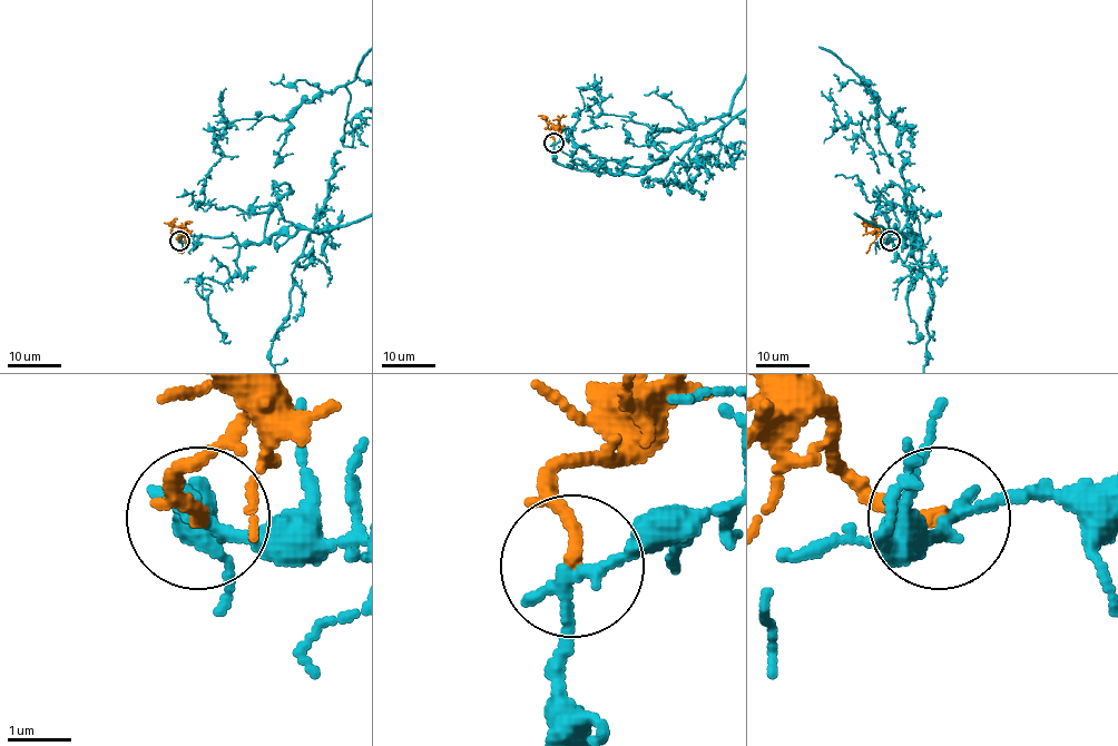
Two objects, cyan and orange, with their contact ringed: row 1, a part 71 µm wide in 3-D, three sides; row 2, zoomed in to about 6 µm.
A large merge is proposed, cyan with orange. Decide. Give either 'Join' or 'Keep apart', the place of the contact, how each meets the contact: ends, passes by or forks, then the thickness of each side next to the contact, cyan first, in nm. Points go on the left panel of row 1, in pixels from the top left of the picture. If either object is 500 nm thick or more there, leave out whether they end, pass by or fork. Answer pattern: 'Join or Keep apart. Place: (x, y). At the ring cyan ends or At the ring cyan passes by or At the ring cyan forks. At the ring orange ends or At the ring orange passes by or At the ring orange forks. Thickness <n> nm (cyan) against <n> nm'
Join. Place: (179, 241). At the ring cyan passes by. At the ring orange ends. Thickness 190 nm (cyan) against 200 nm

